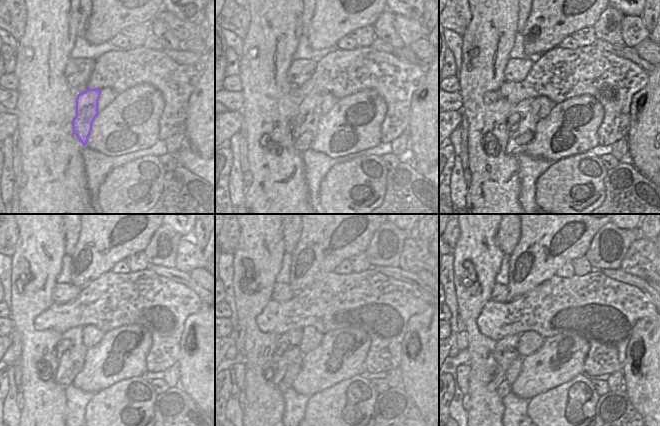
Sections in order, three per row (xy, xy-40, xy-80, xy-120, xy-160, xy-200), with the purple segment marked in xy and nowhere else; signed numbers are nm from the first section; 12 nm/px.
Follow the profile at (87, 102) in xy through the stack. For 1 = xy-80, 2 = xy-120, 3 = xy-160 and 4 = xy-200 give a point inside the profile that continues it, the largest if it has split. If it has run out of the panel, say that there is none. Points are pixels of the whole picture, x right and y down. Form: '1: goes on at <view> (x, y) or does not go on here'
1: goes on at xy-80 (520, 126)
2: goes on at xy-120 (71, 349)
3: goes on at xy-160 (288, 350)
4: goes on at xy-200 (506, 350)

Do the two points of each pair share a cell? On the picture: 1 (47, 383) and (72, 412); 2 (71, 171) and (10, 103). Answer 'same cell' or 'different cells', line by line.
1: different cells
2: different cells

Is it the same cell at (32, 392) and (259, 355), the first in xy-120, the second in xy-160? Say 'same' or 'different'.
same

